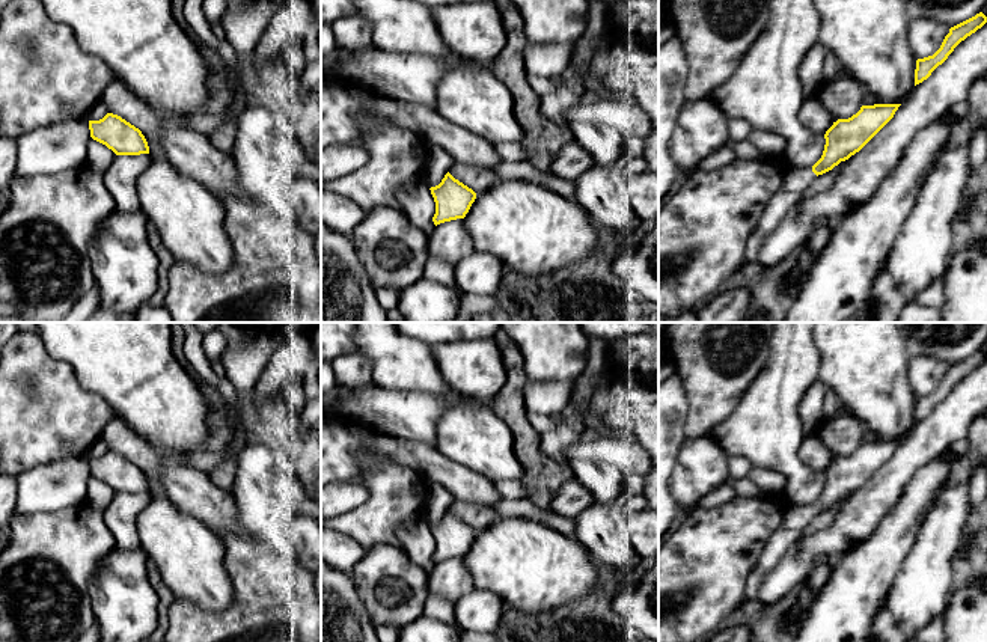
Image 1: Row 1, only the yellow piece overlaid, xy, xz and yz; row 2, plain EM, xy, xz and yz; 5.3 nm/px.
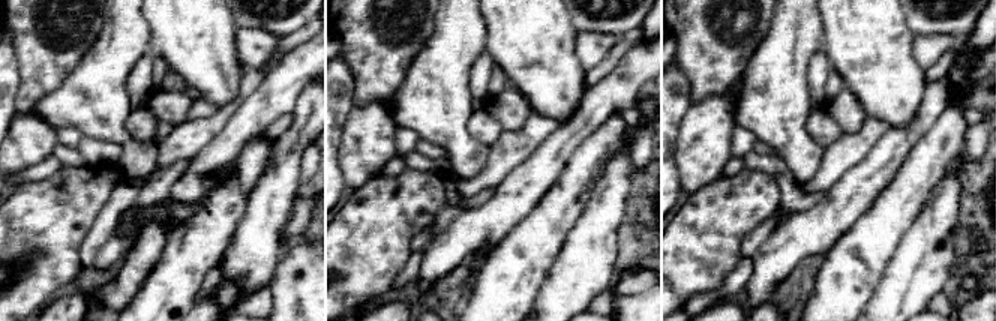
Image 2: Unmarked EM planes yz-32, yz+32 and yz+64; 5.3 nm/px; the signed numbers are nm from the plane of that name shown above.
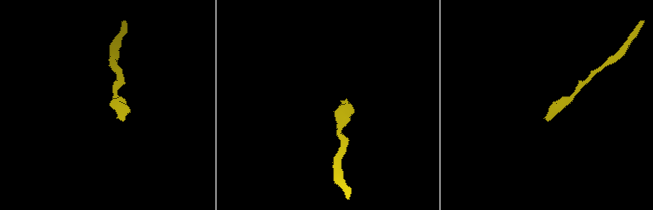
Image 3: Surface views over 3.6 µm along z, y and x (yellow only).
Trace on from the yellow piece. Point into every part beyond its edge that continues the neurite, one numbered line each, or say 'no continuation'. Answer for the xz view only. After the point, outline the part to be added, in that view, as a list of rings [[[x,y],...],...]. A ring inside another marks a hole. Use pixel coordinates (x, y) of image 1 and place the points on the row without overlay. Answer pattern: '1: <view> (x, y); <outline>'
no continuation

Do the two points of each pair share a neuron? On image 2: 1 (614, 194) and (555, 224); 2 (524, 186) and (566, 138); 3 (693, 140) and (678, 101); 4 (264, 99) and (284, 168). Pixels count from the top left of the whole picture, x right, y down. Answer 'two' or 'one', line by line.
1: two
2: one
3: two
4: two

